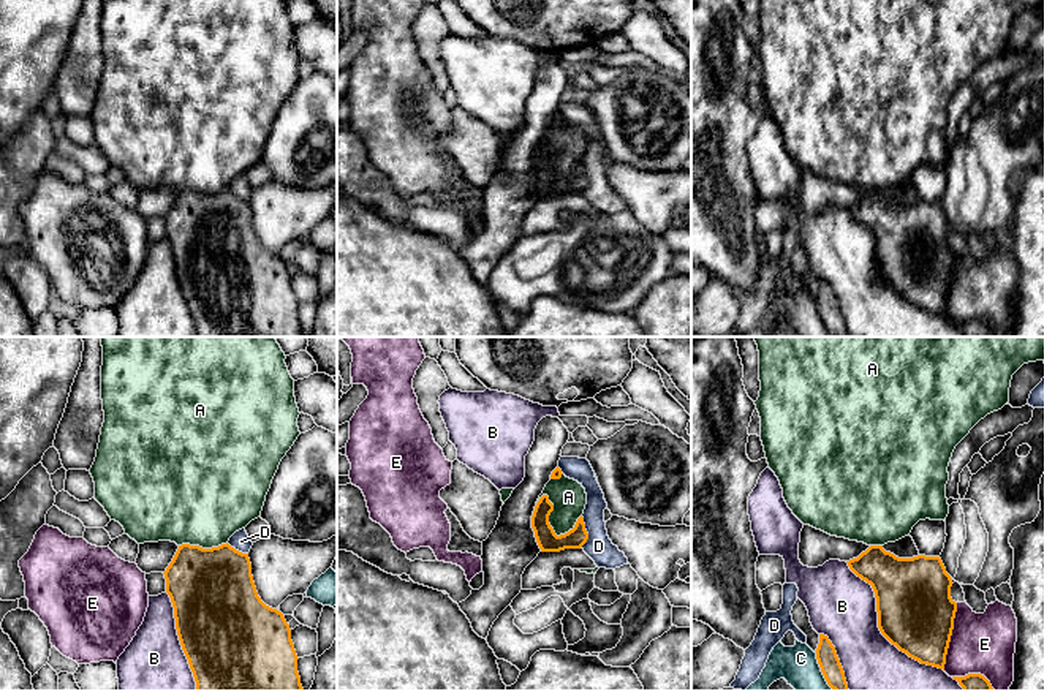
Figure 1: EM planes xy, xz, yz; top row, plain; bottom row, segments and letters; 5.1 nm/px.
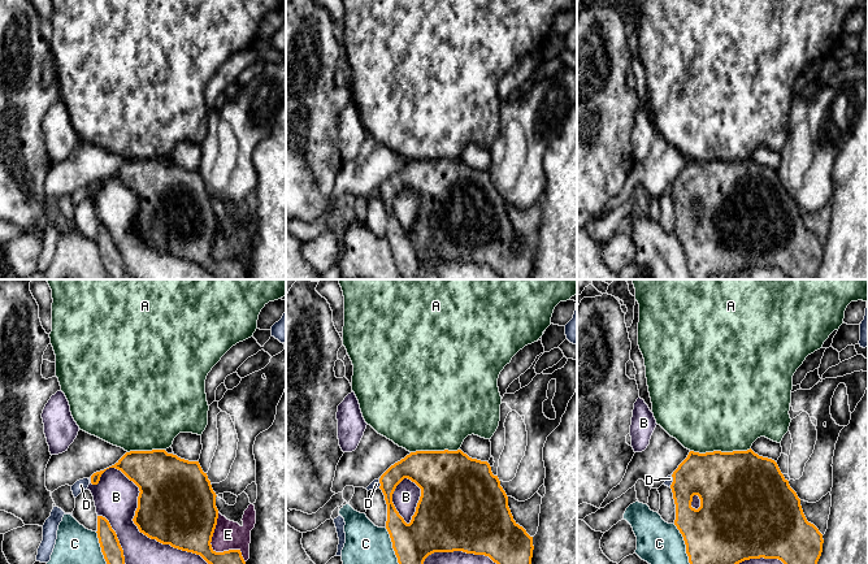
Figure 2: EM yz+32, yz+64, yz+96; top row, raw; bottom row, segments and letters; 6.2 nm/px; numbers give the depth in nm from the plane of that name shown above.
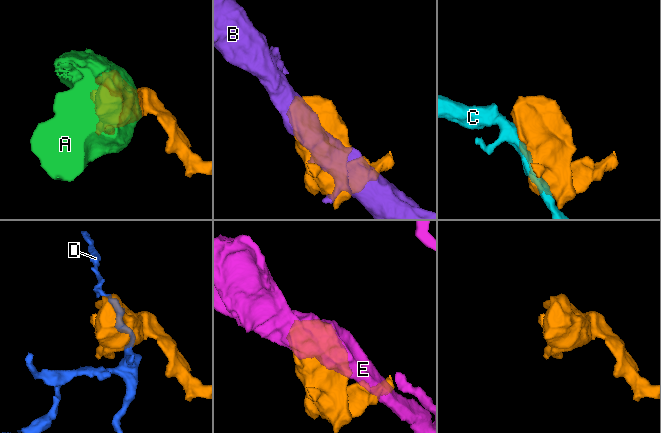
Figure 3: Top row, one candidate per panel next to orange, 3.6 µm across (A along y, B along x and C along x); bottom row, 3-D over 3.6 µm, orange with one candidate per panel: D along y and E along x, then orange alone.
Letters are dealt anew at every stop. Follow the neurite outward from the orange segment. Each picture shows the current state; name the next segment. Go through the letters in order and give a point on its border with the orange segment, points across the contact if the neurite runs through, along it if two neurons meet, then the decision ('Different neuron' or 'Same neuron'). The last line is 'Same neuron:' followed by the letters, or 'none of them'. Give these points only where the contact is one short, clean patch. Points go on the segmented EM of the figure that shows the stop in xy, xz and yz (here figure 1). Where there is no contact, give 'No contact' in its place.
A: Touches orange at xz (548, 521). Boundary: xz (543, 494), (552, 505), (552, 530), (557, 535), (571, 530). Different neuron
B: Touches orange at yz (878, 626). Different neuron
C: Touches orange at yz (821, 671). Different neuron
D: Touches orange at xz (586, 532). Different neuron
E: Touches orange at yz (951, 634). Different neuron
Same neuron: none of them

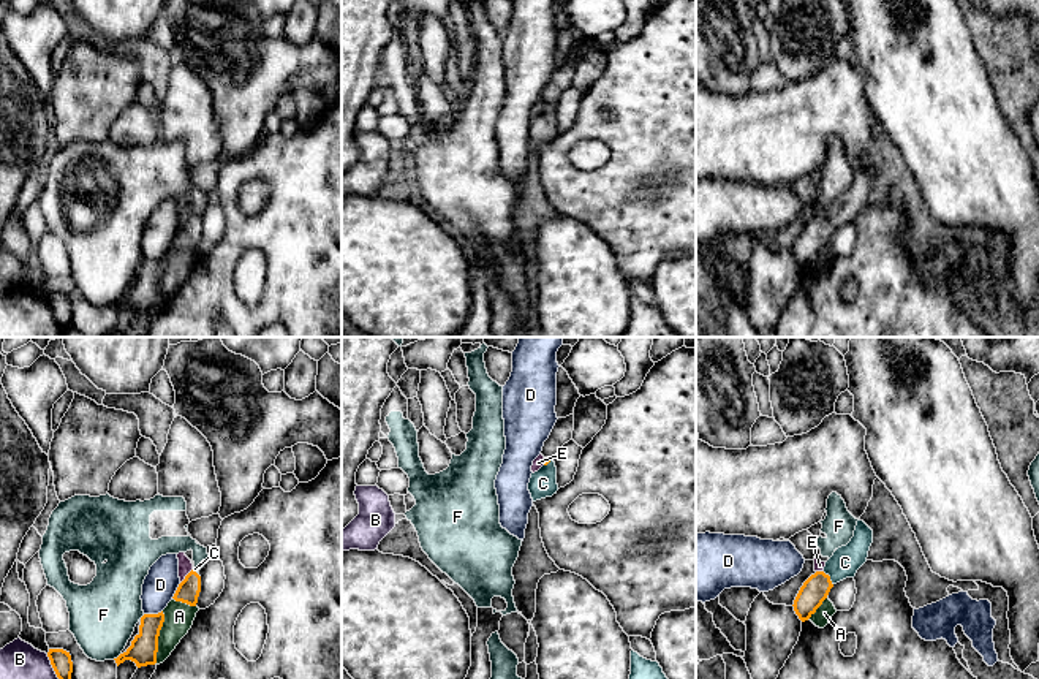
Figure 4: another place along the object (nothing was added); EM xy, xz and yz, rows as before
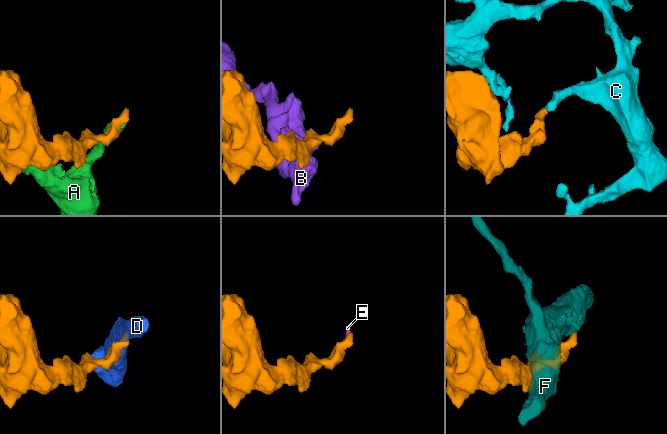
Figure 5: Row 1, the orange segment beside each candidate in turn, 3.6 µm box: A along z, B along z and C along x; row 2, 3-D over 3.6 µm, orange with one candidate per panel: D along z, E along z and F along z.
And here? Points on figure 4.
A: Touches orange at xy (157, 638). Different neuron
B: Touches orange at xy (52, 667). Different neuron
C: Touches orange at yz (829, 578). Path across: yz (816, 587), (829, 578), (845, 562). Same neuron
D: Touches orange at xy (152, 614). Boundary: xy (162, 610), (144, 614). Different neuron
E: Touches orange at xy (185, 576). Boundary: xy (193, 568), (181, 583). Different neuron
F: Touches orange at xy (117, 657). Different neuron
Same neuron: C

